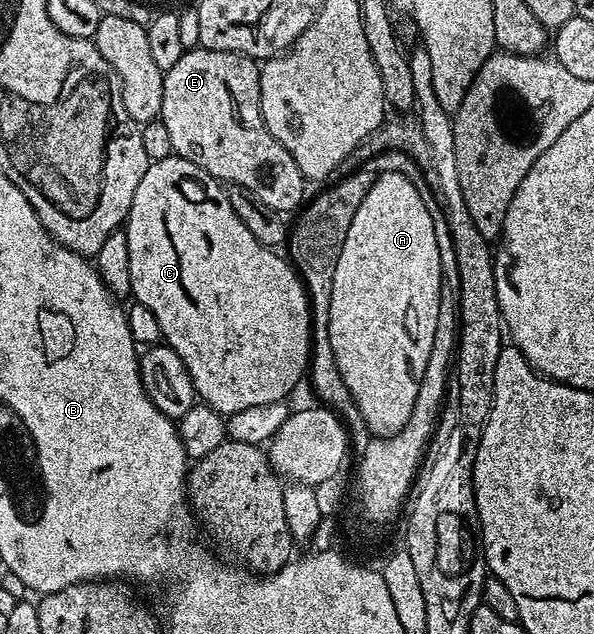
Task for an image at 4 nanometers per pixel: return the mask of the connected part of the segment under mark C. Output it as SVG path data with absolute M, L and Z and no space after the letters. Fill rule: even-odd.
M170 155L164 160L153 160L149 163L146 174L138 182L138 190L134 190L134 202L128 211L126 221L128 234L128 250L130 252L130 286L135 303L146 306L158 318L160 335L163 343L169 344L176 353L175 359L184 363L192 385L196 388L197 397L203 403L209 404L214 411L221 414L250 410L250 406L266 406L287 401L288 395L296 388L296 383L306 376L310 359L310 313L308 311L308 293L296 274L296 269L283 255L258 242L250 230L238 218L238 214L230 206L227 191L221 181L208 172L203 172L198 166L186 162L178 155Z

